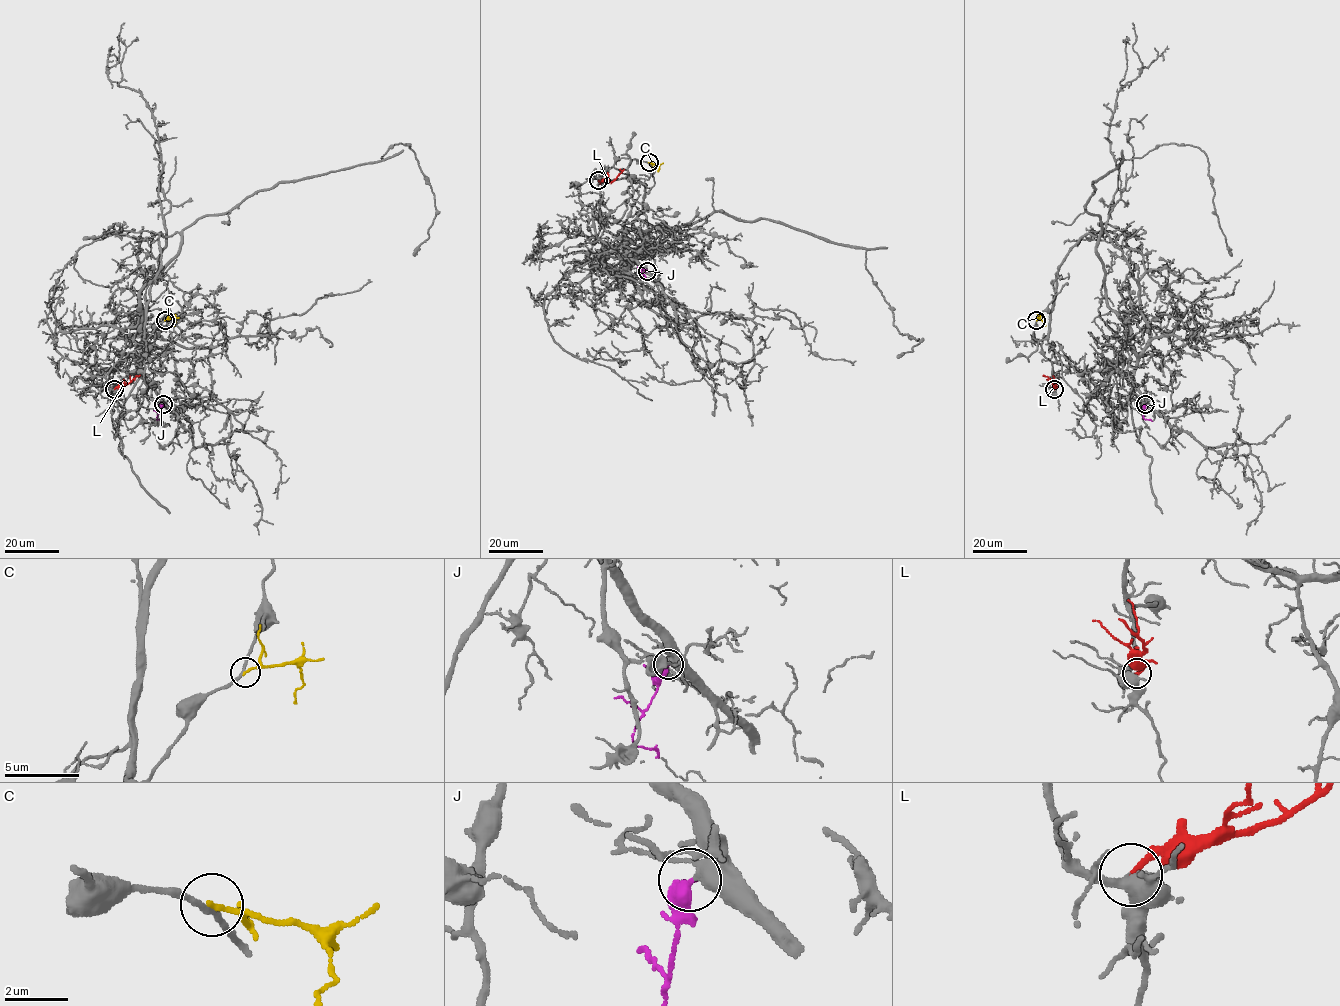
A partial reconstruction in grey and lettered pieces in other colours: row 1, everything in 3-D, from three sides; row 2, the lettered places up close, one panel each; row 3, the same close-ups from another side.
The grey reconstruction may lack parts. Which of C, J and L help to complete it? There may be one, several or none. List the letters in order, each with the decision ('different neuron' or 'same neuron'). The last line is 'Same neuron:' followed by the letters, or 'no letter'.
C: different neuron
J: same neuron
L: same neuron
Same neuron: J, L

